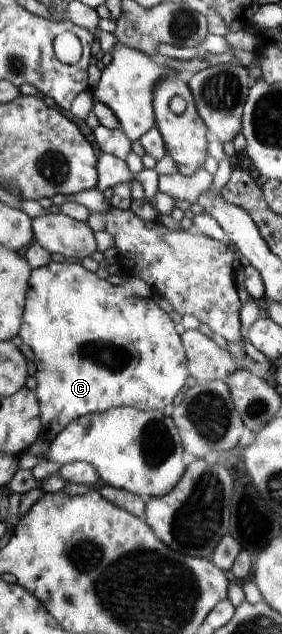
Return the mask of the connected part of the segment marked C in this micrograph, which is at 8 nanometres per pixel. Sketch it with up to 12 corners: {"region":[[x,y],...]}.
{"region":[[31,271],[40,439],[189,373],[175,323],[125,279]]}

